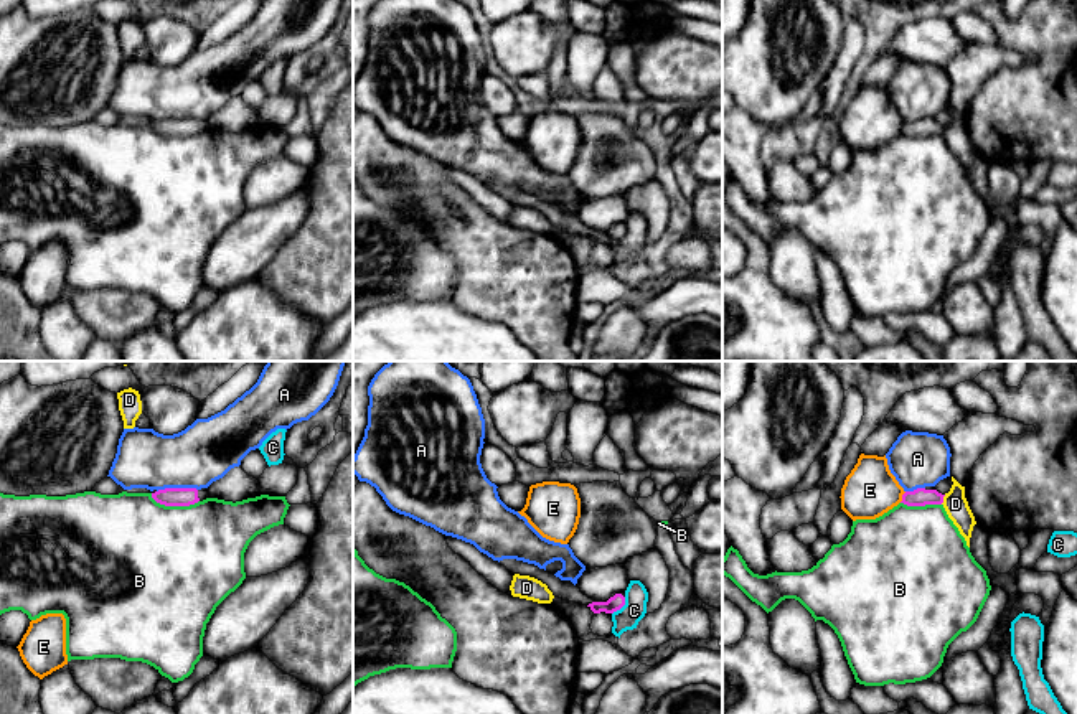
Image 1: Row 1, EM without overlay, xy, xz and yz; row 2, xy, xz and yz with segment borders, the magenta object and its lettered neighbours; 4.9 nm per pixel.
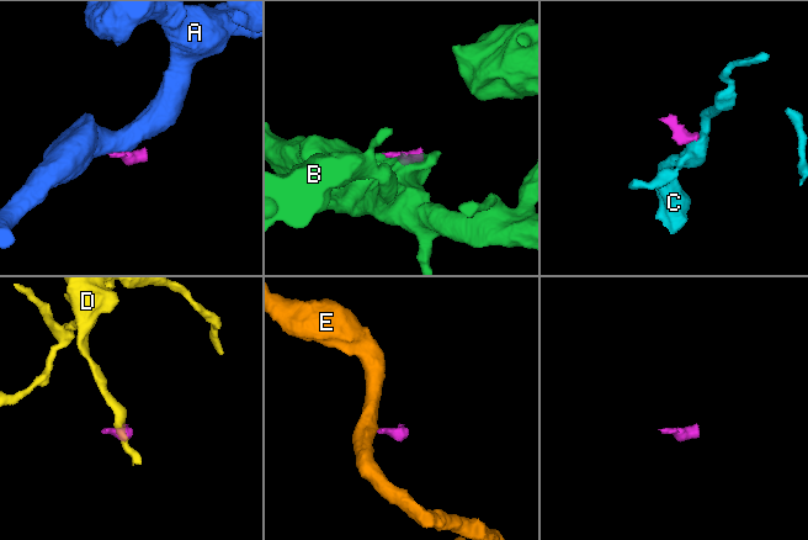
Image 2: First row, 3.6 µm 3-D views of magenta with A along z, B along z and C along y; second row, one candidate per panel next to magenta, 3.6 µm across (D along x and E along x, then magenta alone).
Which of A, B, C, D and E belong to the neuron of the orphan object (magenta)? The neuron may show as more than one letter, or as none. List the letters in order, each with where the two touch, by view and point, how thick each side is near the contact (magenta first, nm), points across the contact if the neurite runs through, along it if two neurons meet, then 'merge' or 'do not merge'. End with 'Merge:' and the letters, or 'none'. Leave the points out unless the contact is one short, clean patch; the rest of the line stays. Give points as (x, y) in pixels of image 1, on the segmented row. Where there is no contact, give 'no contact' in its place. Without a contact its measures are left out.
A: meets magenta in xy at (177, 488); 100 nm thick on the magenta side, 300 nm on the other; border along xy (197, 488), (160, 488), (157, 492); do not merge
B: meets magenta in xy at (174, 505); 100 nm thick on the magenta side, 500 nm on the other; do not merge
C: meets magenta in xz at (620, 607); 70 nm thick on the magenta side, 110 nm on the other; border along xz (625, 597), (625, 602), (612, 614); do not merge
D: meets magenta in yz at (942, 500); 90 nm thick on the magenta side, 120 nm on the other; border along yz (945, 495), (940, 503); do not merge
E: meets magenta in yz at (902, 497); 90 nm thick on the magenta side, 260 nm on the other; border along yz (906, 492), (899, 502); do not merge
Merge: none

